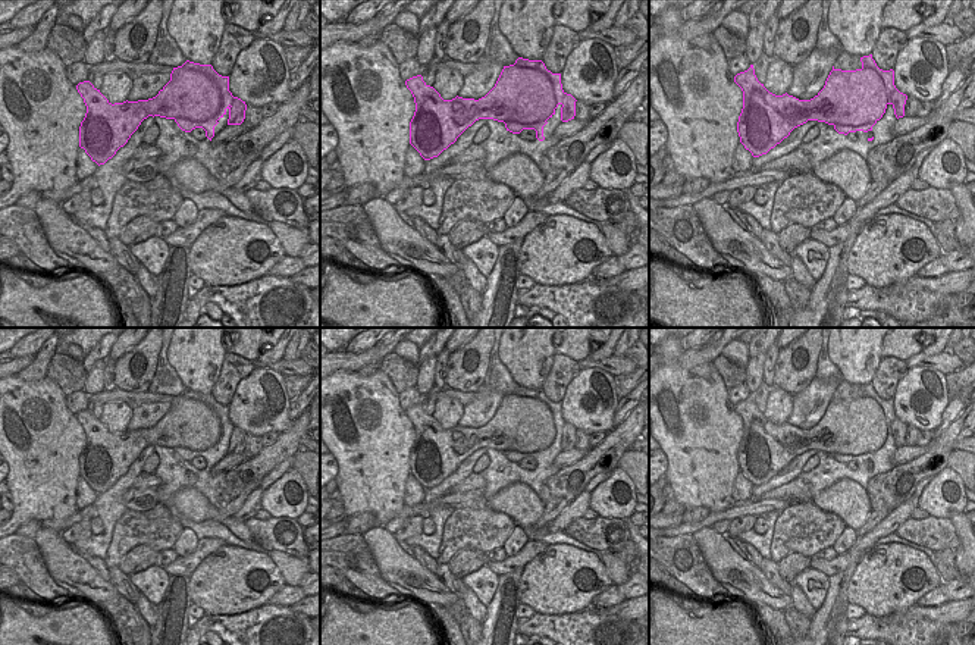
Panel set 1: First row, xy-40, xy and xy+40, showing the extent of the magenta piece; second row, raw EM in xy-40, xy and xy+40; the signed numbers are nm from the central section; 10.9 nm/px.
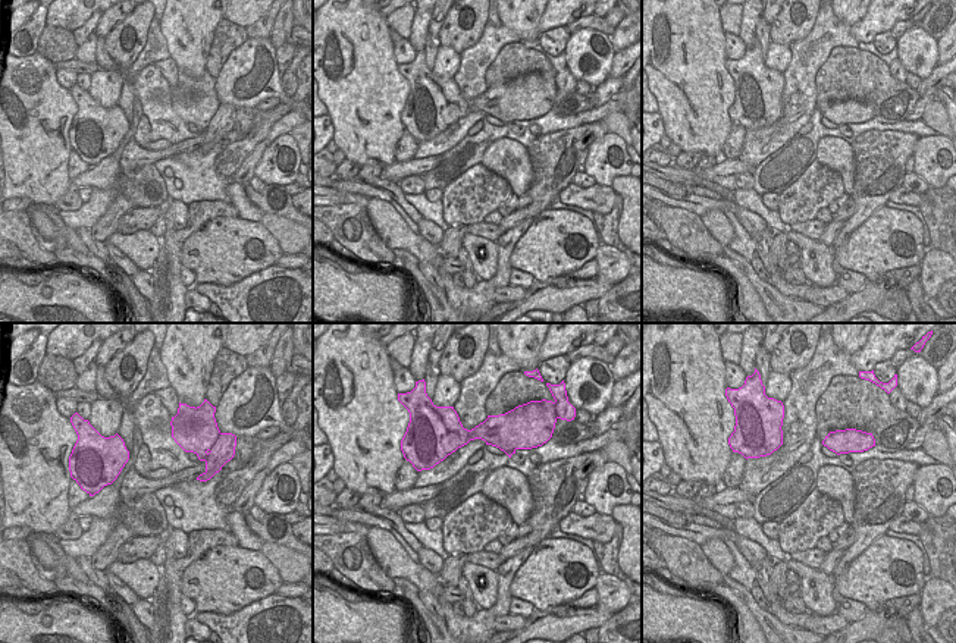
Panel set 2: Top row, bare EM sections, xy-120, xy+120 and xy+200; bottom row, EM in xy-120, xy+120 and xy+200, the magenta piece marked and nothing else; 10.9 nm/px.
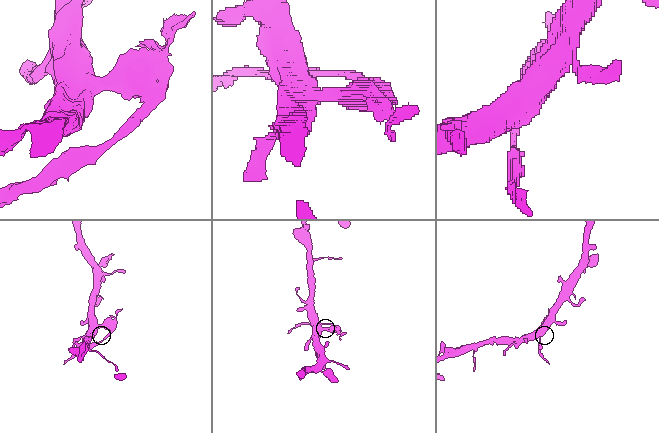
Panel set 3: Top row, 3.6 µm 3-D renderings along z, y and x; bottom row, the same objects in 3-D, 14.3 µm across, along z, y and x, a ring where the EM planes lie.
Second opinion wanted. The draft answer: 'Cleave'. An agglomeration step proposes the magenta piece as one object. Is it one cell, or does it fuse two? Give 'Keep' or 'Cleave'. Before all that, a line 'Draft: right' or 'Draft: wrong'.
Draft: right
Cleave

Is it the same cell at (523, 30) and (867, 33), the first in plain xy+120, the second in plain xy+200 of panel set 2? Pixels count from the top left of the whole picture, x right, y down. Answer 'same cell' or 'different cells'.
different cells

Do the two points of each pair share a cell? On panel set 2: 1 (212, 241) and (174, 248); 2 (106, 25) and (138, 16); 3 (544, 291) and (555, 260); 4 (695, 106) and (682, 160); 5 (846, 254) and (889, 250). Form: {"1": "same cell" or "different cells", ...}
{"1": "different cells", "2": "different cells", "3": "different cells", "4": "different cells", "5": "same cell"}

